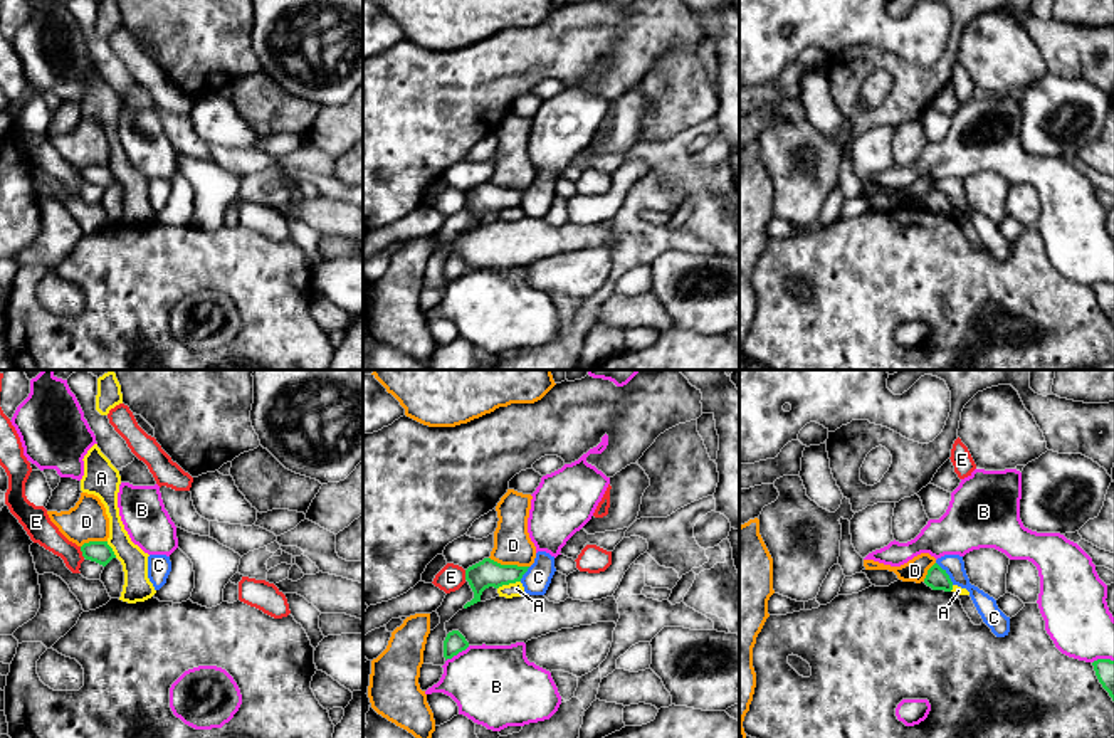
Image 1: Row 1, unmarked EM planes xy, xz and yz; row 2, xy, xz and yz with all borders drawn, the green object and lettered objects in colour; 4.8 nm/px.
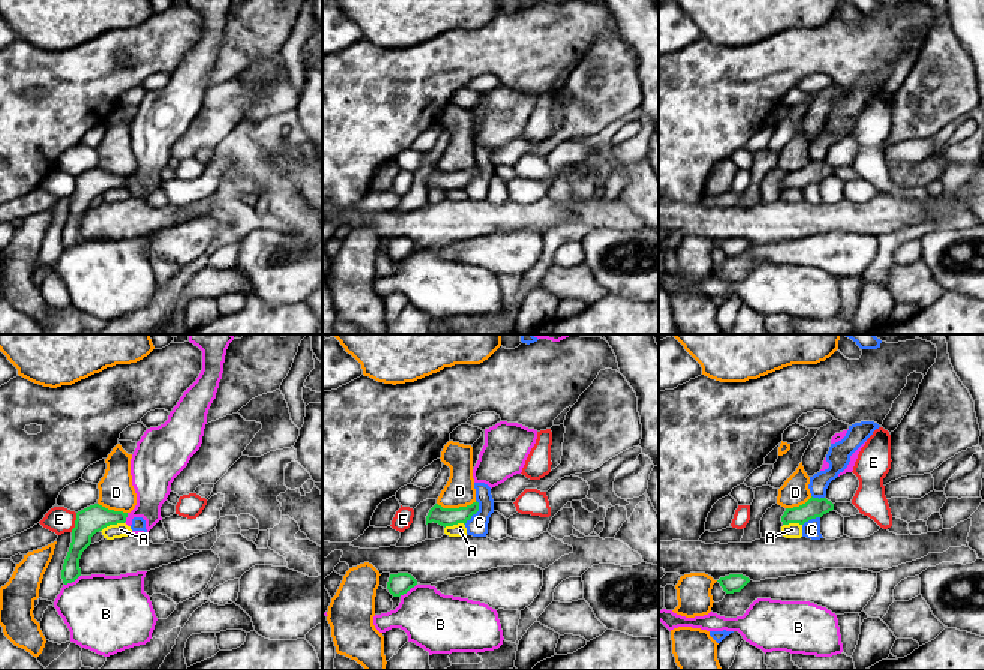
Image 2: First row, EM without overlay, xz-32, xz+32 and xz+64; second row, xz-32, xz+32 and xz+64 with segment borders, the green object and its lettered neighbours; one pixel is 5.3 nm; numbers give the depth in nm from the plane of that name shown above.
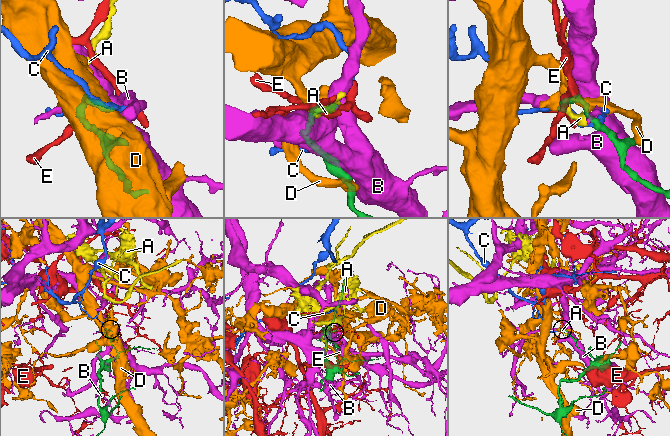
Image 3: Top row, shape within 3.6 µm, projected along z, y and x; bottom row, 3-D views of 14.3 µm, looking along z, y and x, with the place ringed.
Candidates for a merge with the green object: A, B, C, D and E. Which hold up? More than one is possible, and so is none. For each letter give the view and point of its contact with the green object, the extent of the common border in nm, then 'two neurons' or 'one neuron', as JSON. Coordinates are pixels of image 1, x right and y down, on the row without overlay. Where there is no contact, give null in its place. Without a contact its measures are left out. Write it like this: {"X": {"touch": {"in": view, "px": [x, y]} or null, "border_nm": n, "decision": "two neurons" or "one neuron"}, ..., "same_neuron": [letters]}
{"A": {"touch": {"in": "xz", "px": [508, 207]}, "border_nm": 120, "decision": "two neurons"}, "B": {"touch": {"in": "xz", "px": [457, 276]}, "border_nm": 140, "decision": "two neurons"}, "C": {"touch": {"in": "yz", "px": [946, 197]}, "border_nm": 140, "decision": "two neurons"}, "D": {"touch": {"in": "xz", "px": [509, 189]}, "border_nm": 200, "decision": "two neurons"}, "E": {"touch": {"in": "xy", "px": [81, 173]}, "border_nm": 60, "decision": "two neurons"}, "same_neuron": []}

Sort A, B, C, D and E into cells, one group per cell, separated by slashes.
A / B / C / D / E

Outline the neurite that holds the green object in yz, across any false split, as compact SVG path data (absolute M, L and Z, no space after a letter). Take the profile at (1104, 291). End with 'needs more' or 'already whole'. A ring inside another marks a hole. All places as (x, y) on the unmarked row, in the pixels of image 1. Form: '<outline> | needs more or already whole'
M1097 282L1092 286L1096 299L1114 324L1114 284Z | already whole

